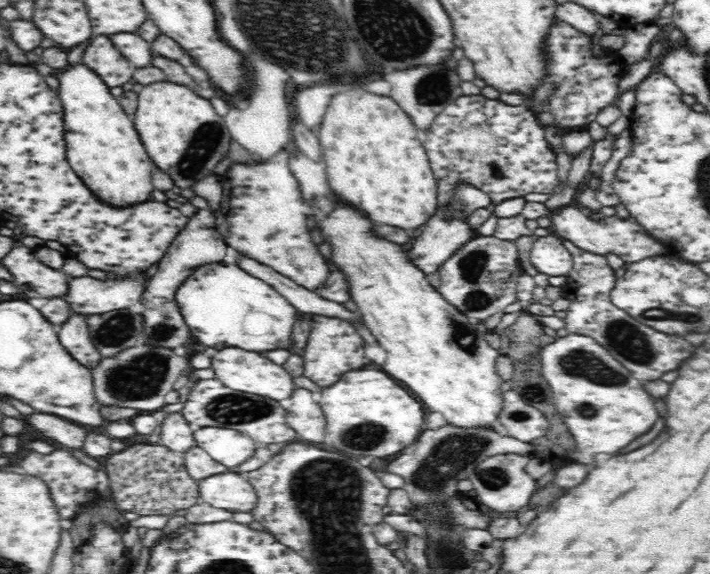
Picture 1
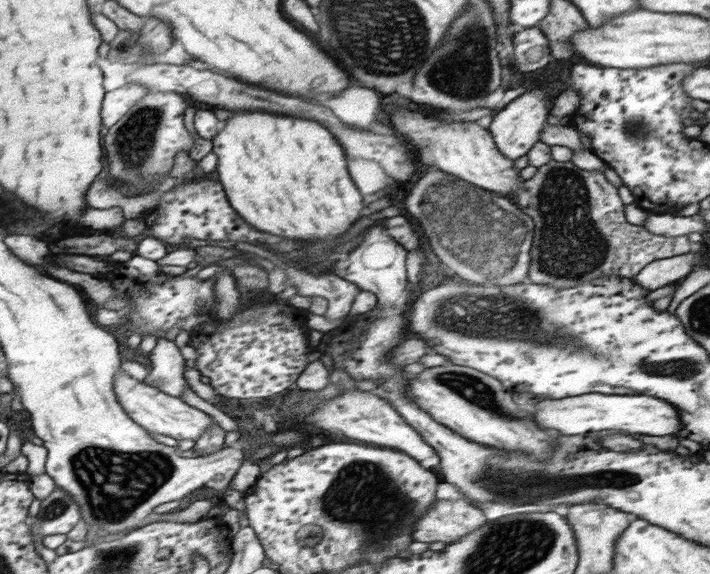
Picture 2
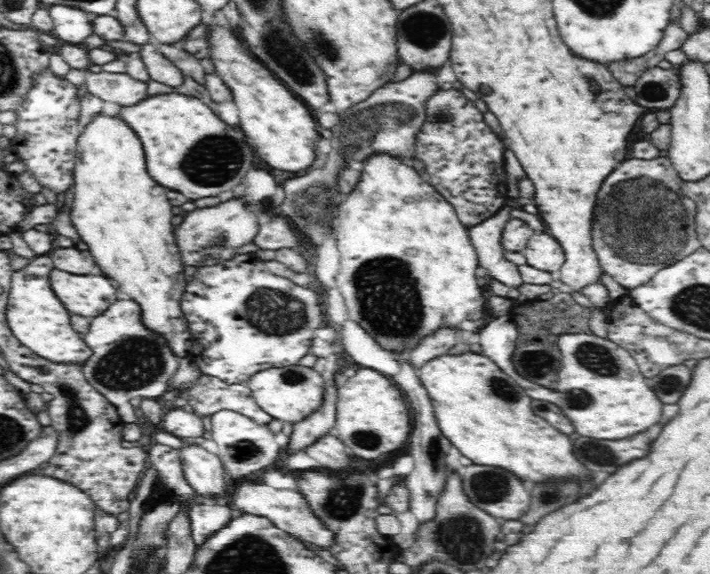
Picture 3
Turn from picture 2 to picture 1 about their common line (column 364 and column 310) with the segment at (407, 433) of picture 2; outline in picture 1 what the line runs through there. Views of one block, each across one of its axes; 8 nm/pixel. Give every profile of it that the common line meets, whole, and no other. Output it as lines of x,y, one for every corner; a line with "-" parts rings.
297,388
292,396
279,402
286,410
288,427
308,442
324,442
324,414
310,390

